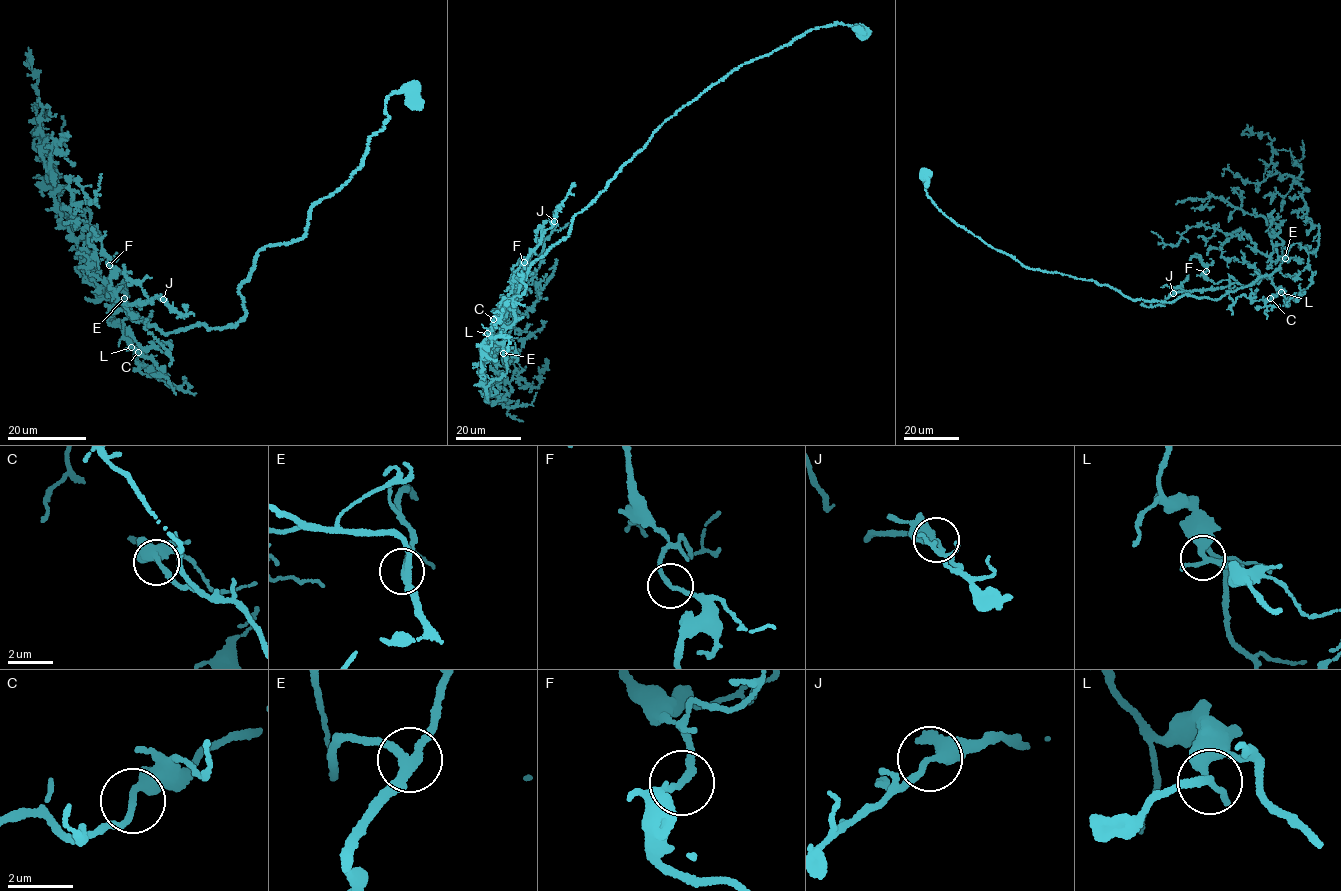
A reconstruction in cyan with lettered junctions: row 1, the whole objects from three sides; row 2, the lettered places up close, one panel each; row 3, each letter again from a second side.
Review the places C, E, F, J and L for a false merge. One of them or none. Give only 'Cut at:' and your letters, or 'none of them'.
Cut at: none of them

